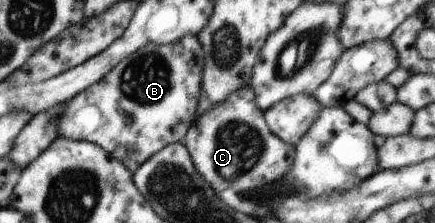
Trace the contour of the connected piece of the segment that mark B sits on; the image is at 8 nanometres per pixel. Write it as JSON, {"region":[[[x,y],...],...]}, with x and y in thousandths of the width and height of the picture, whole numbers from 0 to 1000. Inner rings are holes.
{"region":[[[428,157],[395,197],[338,197],[280,265],[225,368],[170,426],[131,525],[131,605],[225,650],[306,776],[382,650],[423,628],[453,529],[453,439],[460,430],[464,336],[469,256],[460,175],[446,157]]]}

